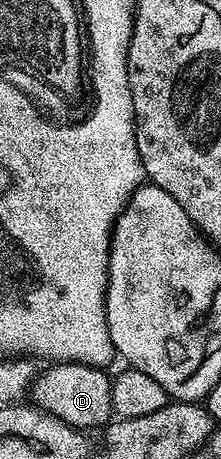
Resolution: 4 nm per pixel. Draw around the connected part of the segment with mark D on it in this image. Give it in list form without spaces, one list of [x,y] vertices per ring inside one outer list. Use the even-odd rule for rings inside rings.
[[[58,361],[56,364],[50,365],[53,366],[50,370],[42,369],[40,373],[38,373],[37,377],[34,378],[33,384],[31,387],[31,402],[32,405],[36,406],[39,410],[48,410],[51,416],[55,416],[59,420],[63,420],[67,424],[71,424],[72,426],[77,427],[78,430],[84,430],[86,432],[93,432],[93,429],[98,426],[98,428],[104,428],[109,425],[111,419],[114,417],[113,413],[113,401],[111,400],[111,388],[113,387],[113,383],[111,381],[110,375],[105,375],[106,371],[102,369],[100,366],[88,366],[87,364],[83,364],[82,362],[60,362]]]

